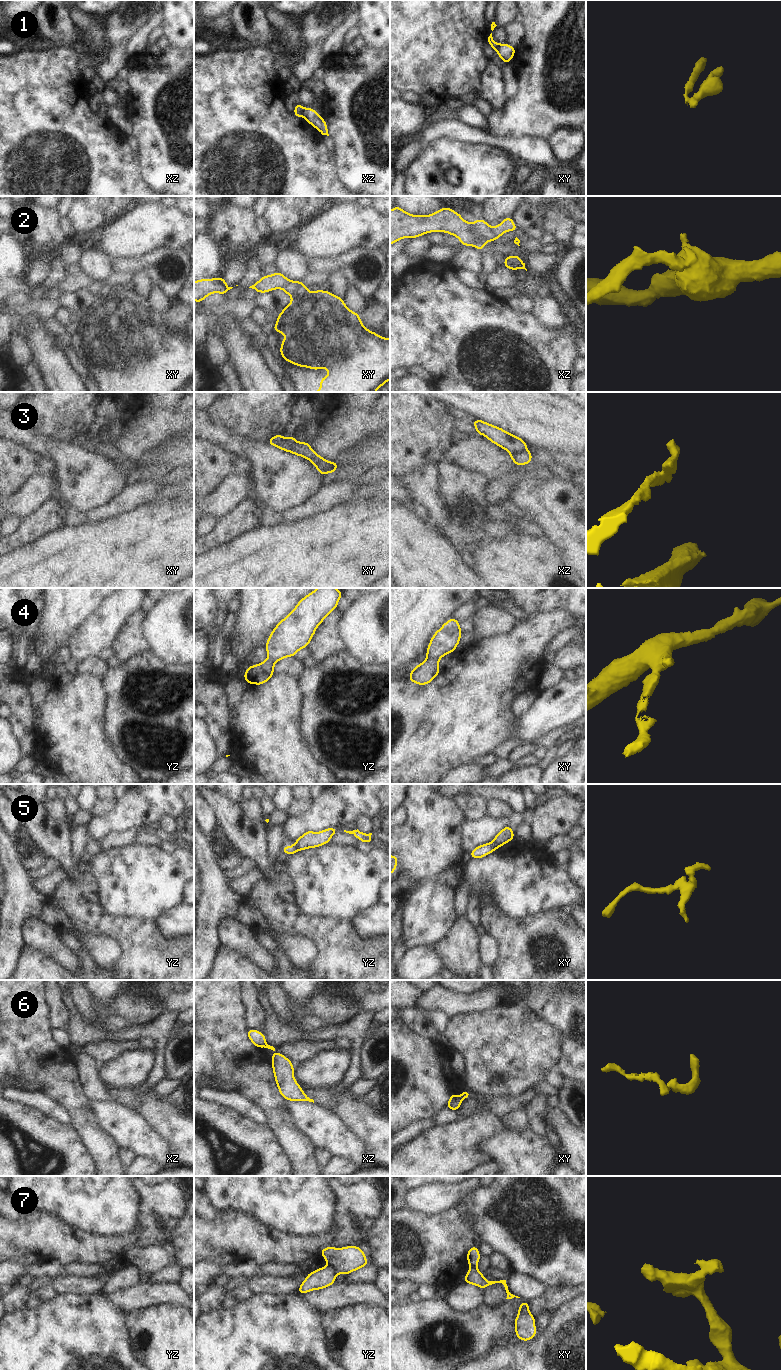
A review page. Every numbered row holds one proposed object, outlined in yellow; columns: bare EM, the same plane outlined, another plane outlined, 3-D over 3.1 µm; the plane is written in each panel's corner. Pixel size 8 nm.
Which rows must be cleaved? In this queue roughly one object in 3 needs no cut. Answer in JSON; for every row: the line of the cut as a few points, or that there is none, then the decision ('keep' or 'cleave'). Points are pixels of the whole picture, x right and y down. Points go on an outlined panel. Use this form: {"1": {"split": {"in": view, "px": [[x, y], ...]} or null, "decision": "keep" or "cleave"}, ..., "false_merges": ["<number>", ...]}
{"1": {"split": {"in": "xz", "px": [[305, 108], [302, 116]]}, "decision": "cleave"}, "2": {"split": {"in": "xy", "px": [[303, 284], [292, 297]]}, "decision": "cleave"}, "3": {"split": {"in": "xz", "px": [[525, 450], [509, 452]]}, "decision": "cleave"}, "4": {"split": null, "decision": "keep"}, "5": {"split": {"in": "yz", "px": [[295, 842], [300, 850]]}, "decision": "cleave"}, "6": {"split": {"in": "xy", "px": [[459, 1096], [461, 1100]]}, "decision": "cleave"}, "7": {"split": {"in": "yz", "px": [[328, 1265], [337, 1273]]}, "decision": "cleave"}, "false_merges": ["1", "2", "3", "5", "6", "7"]}

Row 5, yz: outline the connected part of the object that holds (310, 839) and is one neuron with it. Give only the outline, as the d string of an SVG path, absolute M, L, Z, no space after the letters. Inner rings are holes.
M335 827L327 828L319 832L308 830L302 836L298 837L295 843L300 851L309 848L317 848L328 844L332 836L336 833L337 829Z

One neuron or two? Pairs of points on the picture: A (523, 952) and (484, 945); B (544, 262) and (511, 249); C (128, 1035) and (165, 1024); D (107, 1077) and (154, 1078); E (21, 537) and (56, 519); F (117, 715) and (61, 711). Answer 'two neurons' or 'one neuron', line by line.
A: two neurons
B: one neuron
C: one neuron
D: two neurons
E: one neuron
F: two neurons

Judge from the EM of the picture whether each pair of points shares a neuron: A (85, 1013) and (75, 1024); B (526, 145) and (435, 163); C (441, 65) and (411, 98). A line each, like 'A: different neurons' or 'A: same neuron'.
A: different neurons
B: different neurons
C: different neurons

